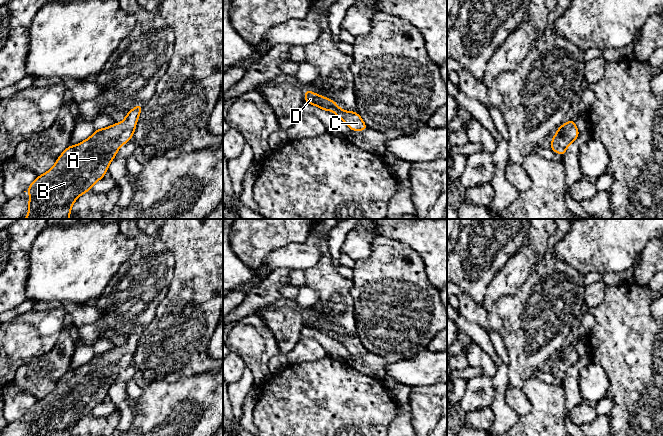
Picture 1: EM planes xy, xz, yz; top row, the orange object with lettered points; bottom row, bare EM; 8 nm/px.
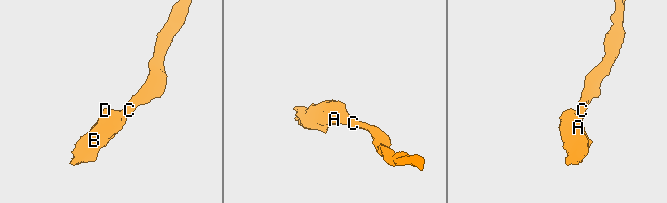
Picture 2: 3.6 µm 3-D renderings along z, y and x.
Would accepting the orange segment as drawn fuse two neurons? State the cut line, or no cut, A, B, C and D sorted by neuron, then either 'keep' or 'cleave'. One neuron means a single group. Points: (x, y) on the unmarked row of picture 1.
no cut | A B C D | keep

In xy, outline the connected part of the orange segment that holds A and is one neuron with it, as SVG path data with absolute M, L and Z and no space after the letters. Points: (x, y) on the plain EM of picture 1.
M143 329L130 334L123 345L103 353L96 353L86 364L69 369L58 381L51 393L37 400L26 415L29 416L28 436L71 436L79 420L91 415L93 409L103 403L111 385L122 369L132 363Z

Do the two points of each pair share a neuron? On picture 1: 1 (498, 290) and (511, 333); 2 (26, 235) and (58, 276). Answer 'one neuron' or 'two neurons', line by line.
1: two neurons
2: two neurons

